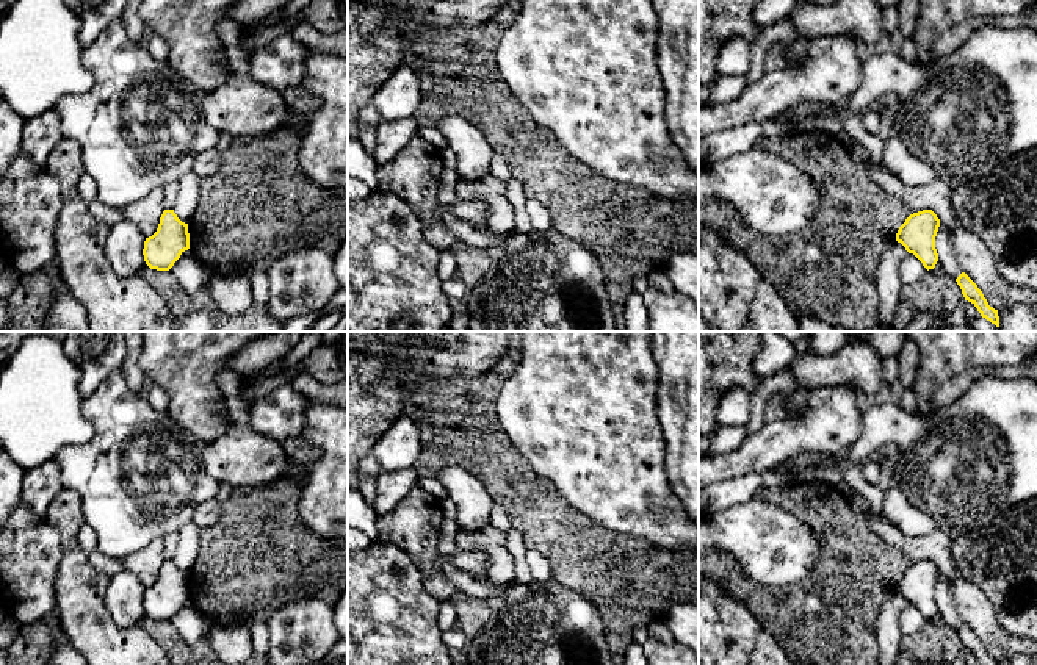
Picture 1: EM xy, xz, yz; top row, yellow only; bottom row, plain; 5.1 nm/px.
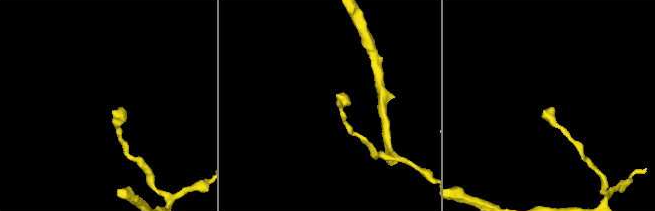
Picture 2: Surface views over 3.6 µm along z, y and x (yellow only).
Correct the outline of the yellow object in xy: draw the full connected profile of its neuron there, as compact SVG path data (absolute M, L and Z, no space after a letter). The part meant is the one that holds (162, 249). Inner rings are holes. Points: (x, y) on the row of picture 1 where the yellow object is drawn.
M164 210L157 232L144 241L143 255L150 269L169 271L188 249L188 224L182 222L174 210Z

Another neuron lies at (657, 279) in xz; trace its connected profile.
M653 271L647 274L645 279L647 279L649 286L656 288L661 293L666 293L666 294L675 293L675 288L670 279L661 271Z

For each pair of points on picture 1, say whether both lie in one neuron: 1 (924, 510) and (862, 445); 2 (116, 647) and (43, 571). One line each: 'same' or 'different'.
1: same
2: different

